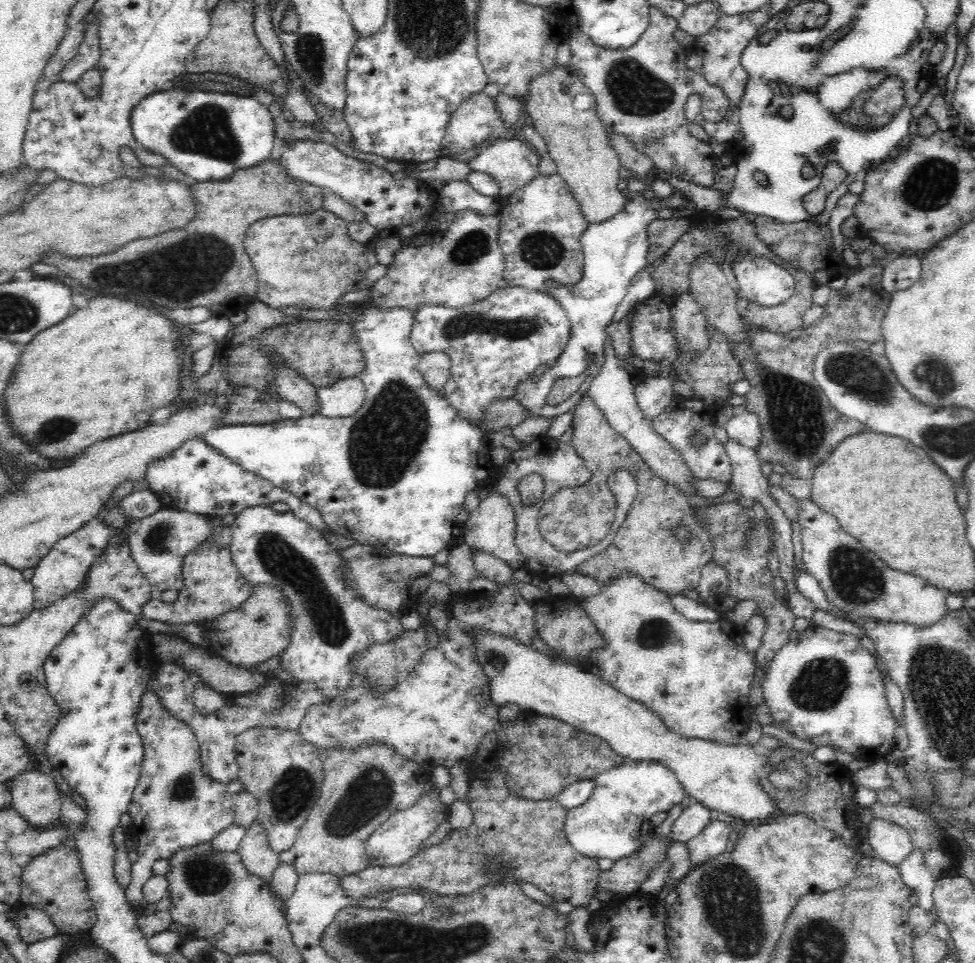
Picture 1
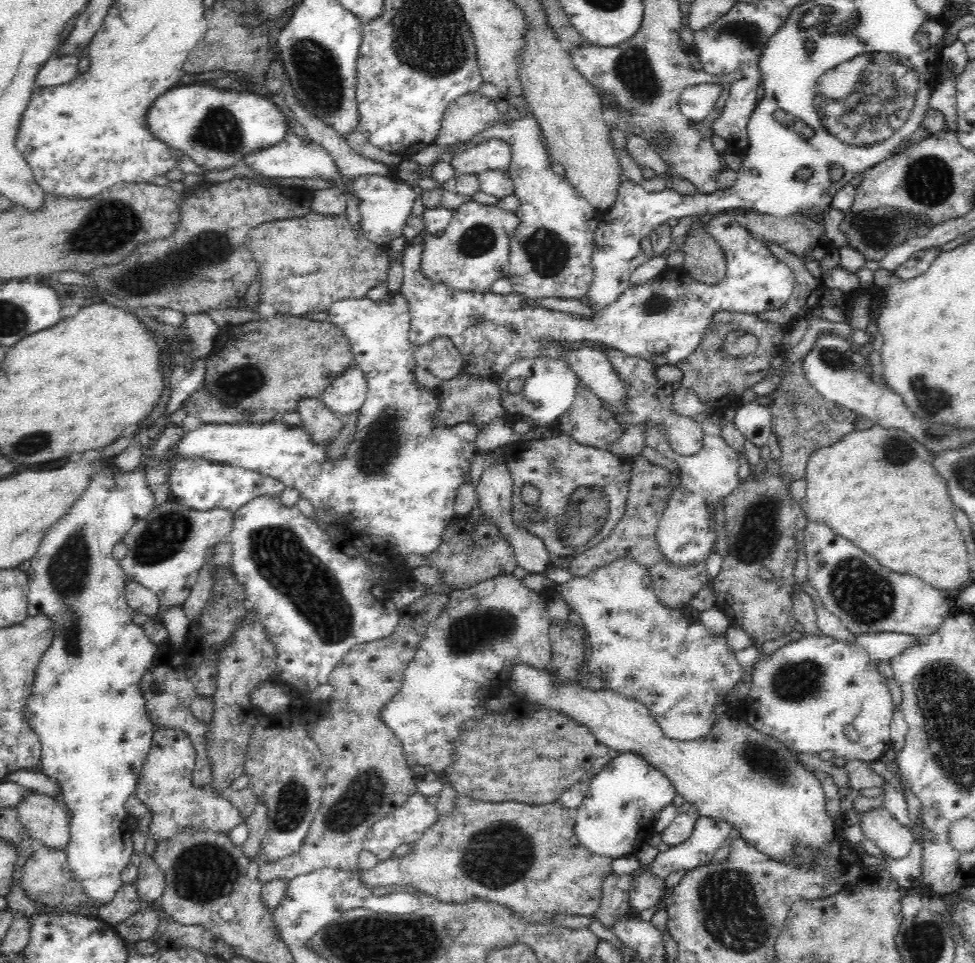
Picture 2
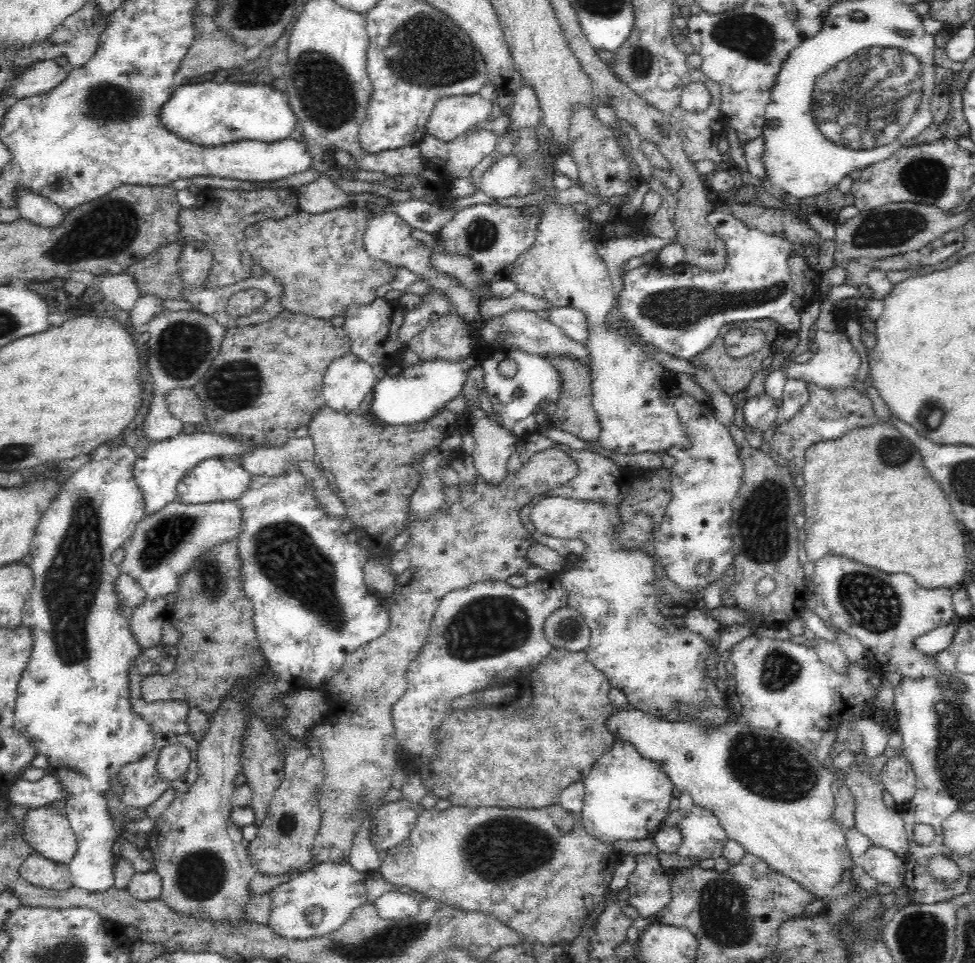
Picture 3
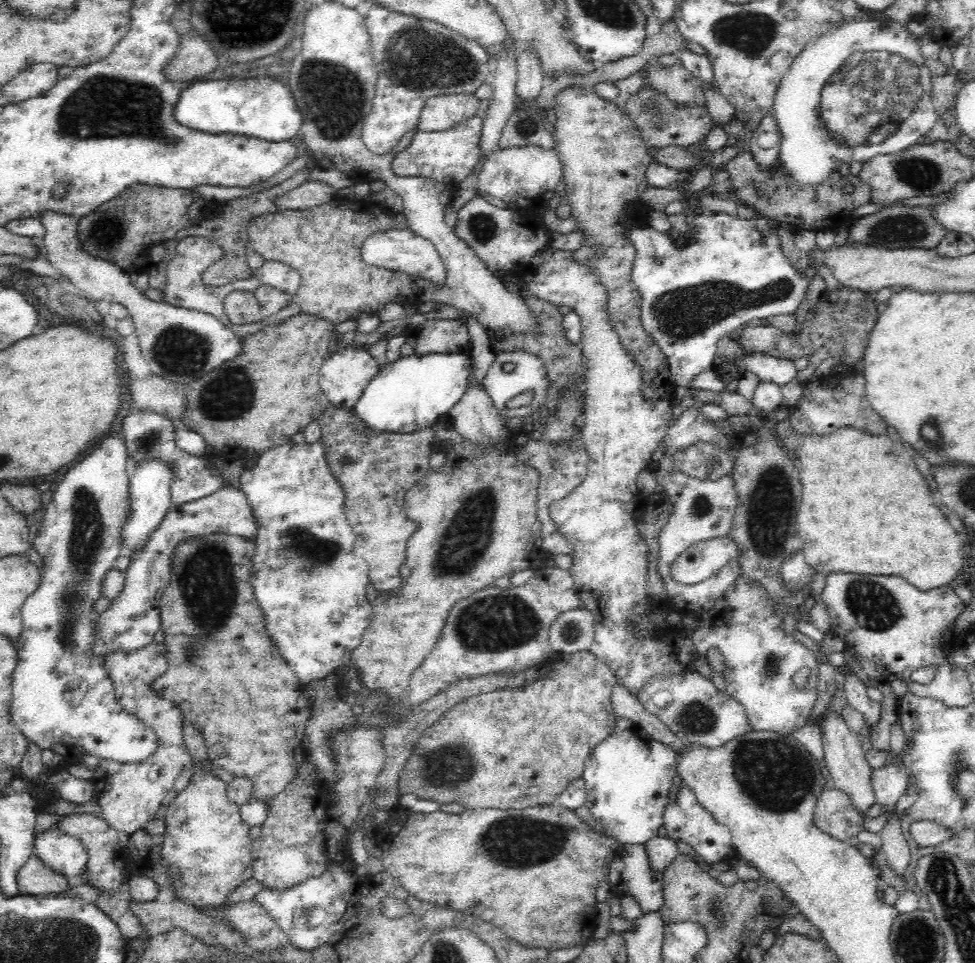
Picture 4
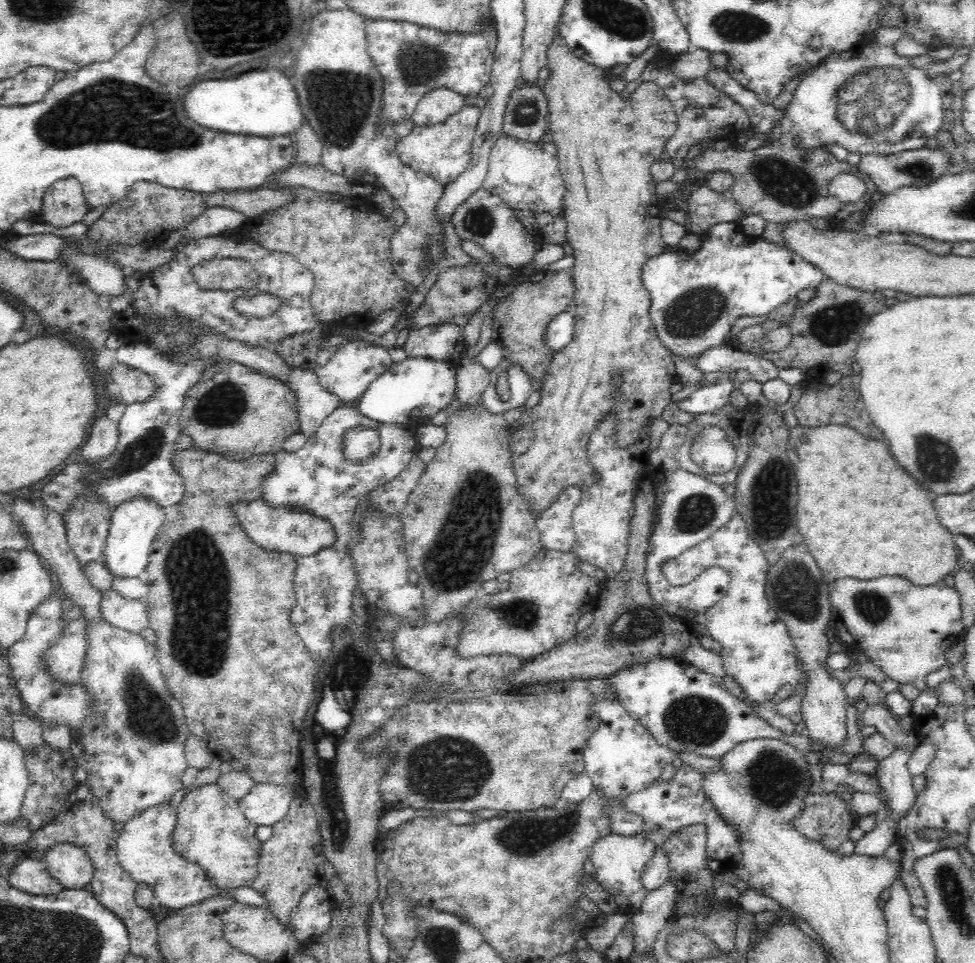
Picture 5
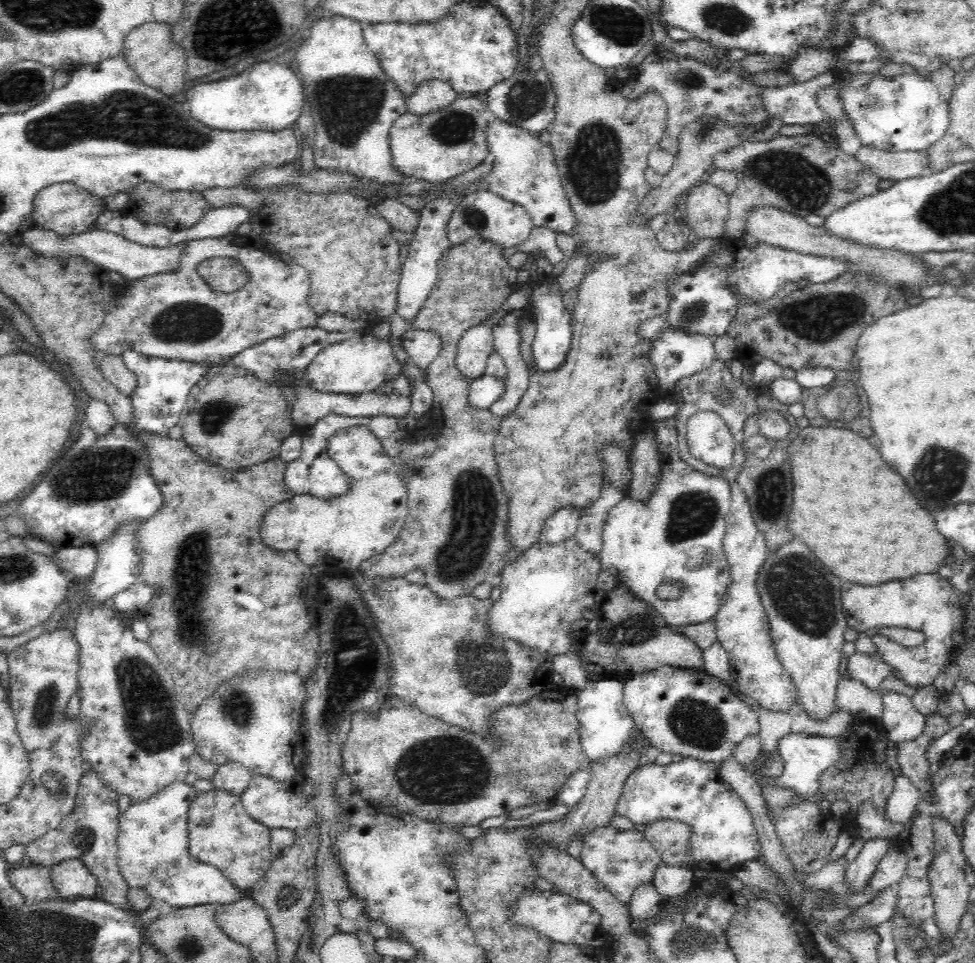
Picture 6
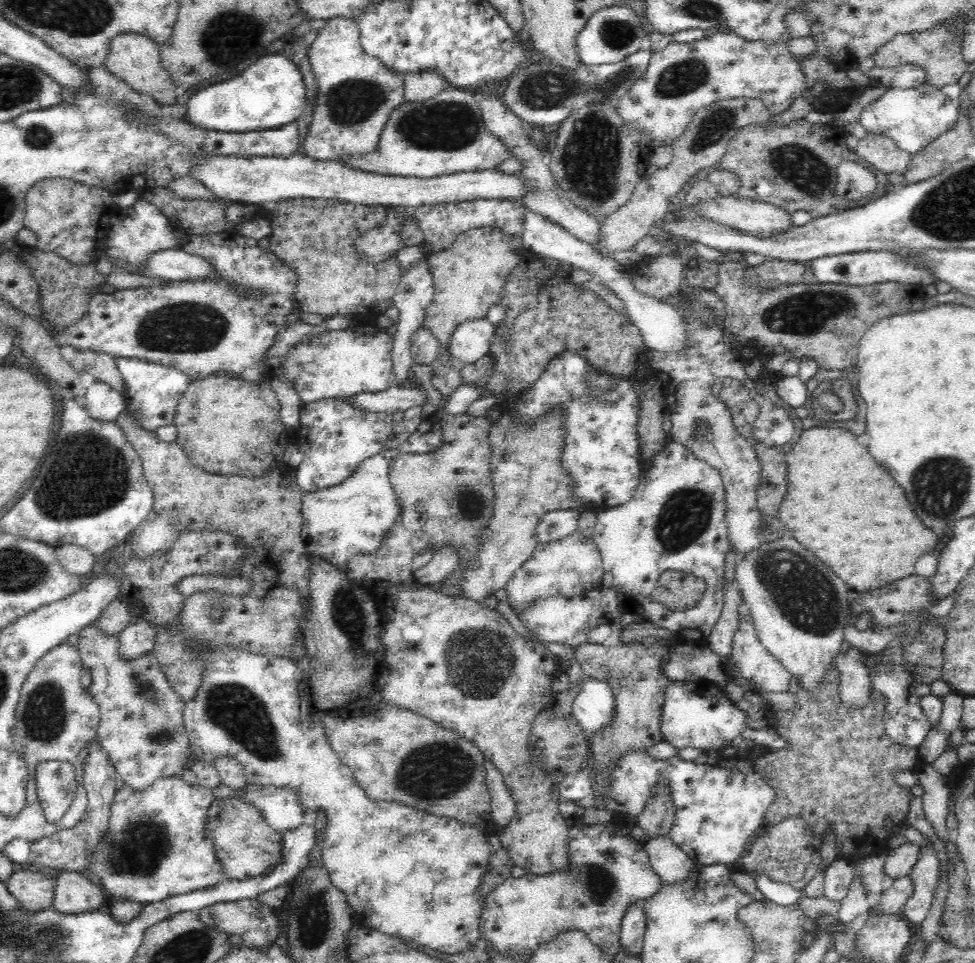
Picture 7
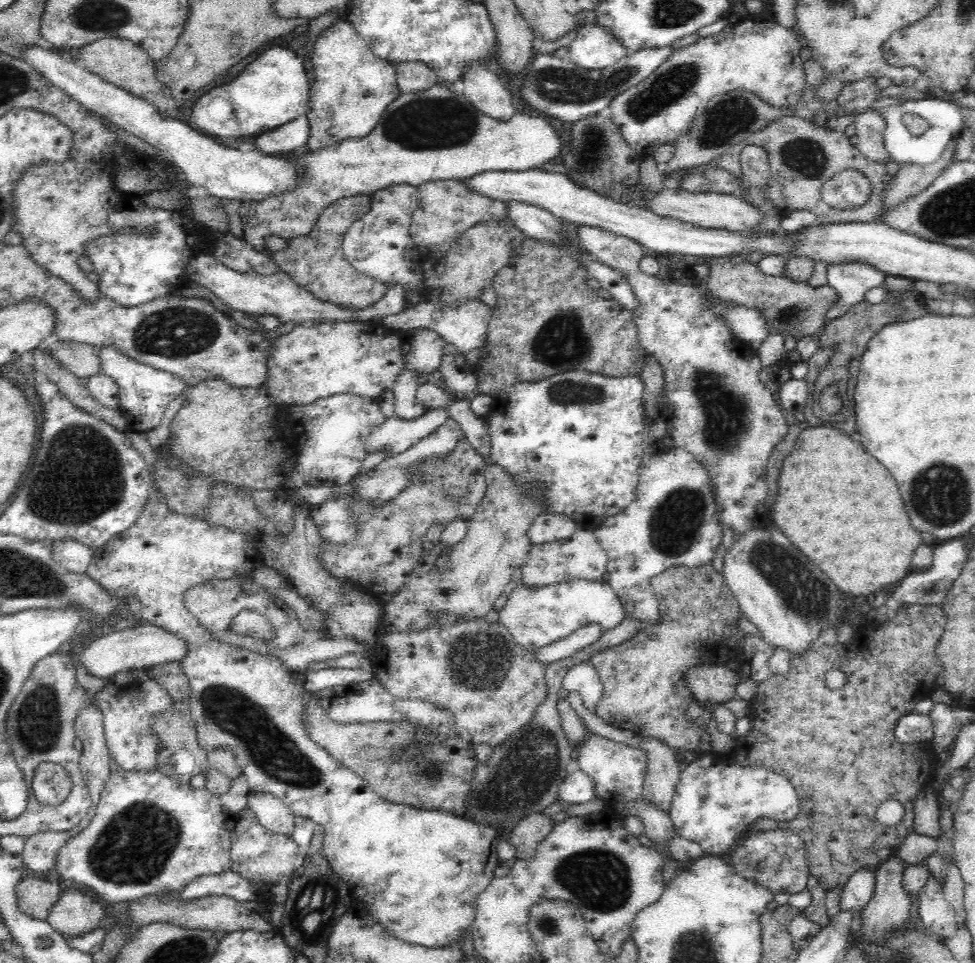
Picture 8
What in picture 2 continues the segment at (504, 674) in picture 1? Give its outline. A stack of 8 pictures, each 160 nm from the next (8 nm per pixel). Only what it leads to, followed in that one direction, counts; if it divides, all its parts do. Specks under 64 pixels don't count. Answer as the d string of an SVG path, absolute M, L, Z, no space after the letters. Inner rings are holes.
M519 663L510 669L509 679L510 691L512 691L514 695L525 695L518 696L518 698L522 698L522 700L530 702L530 704L534 702L536 705L546 707L546 709L552 709L552 711L557 712L557 714L563 714L569 719L575 720L575 722L580 724L580 726L588 727L596 740L606 745L610 750L612 750L612 752L616 752L617 754L630 752L635 755L640 755L654 768L661 770L661 772L665 774L665 777L672 781L672 784L676 787L678 794L684 797L684 801L688 801L691 805L697 808L699 817L713 817L727 822L730 828L736 828L736 830L740 831L741 838L748 842L749 845L754 845L756 850L759 850L762 854L767 854L767 856L773 858L773 860L779 862L790 862L790 860L796 859L796 861L799 861L798 850L800 846L807 846L809 850L815 850L815 852L818 852L818 848L820 848L820 846L824 846L828 840L832 840L832 838L839 838L839 830L841 827L836 822L832 822L832 819L830 819L830 816L826 813L824 792L821 788L820 781L814 774L812 774L812 770L806 769L805 765L801 764L794 758L795 751L791 748L785 747L782 743L776 741L776 739L771 738L771 736L765 736L760 731L751 728L743 717L737 719L730 718L730 716L728 716L729 711L726 704L716 704L716 706L718 706L718 722L714 724L712 730L709 730L707 735L704 735L704 738L682 742L678 739L672 740L667 738L667 736L663 734L663 730L659 727L659 724L656 723L656 720L650 715L647 706L644 706L637 701L622 697L622 695L612 691L611 689L602 688L592 691L585 686L580 686L580 683L578 682L565 683L562 685L562 681L554 679L554 677L550 675L550 670L547 670L547 668L534 669L534 667L528 667L528 665L524 665L524 663Z

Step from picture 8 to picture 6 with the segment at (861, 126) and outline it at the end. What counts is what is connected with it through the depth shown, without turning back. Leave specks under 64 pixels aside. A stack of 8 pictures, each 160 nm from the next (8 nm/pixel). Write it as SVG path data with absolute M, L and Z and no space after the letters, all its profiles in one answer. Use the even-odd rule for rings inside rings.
M864 145L855 155L856 161L871 168L872 175L894 183L926 173L929 161L926 156L922 151L883 151Z

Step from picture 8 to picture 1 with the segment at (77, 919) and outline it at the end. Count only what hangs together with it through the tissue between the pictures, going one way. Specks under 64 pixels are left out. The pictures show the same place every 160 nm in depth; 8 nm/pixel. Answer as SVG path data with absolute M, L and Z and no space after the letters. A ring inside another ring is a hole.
M26 770L9 781L10 803L35 828L48 828L58 822L60 793L54 779L42 771Z

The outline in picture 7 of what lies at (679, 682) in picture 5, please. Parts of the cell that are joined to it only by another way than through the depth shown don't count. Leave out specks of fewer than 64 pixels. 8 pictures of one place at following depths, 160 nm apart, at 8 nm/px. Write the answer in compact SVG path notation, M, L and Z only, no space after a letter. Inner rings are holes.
M672 681L664 688L661 712L662 741L679 748L696 748L705 754L721 755L726 747L734 746L748 728L748 715L737 707L714 682Z

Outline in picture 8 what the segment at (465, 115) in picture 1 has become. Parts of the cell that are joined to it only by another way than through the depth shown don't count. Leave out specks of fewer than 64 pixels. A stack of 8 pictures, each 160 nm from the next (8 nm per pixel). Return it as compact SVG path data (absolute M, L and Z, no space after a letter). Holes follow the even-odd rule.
M397 62L394 68L401 93L418 93L438 84L436 72L423 62Z

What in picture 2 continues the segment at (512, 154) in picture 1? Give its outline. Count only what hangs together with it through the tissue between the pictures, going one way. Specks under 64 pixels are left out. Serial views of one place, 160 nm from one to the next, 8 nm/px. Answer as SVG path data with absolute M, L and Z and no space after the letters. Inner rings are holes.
M486 139L450 160L457 175L478 175L490 170L502 170L508 173L511 158L511 148L506 141Z

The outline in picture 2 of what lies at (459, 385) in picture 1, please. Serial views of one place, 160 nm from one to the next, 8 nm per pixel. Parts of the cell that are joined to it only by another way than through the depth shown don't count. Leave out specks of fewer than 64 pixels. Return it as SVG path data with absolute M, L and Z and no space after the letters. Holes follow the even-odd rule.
M436 208L424 212L424 231L411 240L411 247L406 250L403 257L403 282L400 287L400 294L408 301L411 327L409 330L409 341L414 345L423 345L436 337L448 337L452 345L456 346L460 357L462 357L462 370L460 375L466 375L468 379L472 377L478 379L492 379L496 381L503 372L516 359L542 359L544 357L544 342L580 342L580 340L590 340L590 342L604 342L605 346L610 346L627 355L636 358L646 359L649 363L660 365L675 365L680 360L684 360L699 345L700 338L706 332L706 326L711 322L712 316L718 311L730 311L743 314L764 314L765 311L776 311L784 307L786 301L791 297L796 284L796 277L793 272L780 259L773 256L768 242L755 239L749 230L743 228L738 222L726 213L721 213L708 222L704 227L709 233L715 234L718 244L723 250L724 260L726 260L726 274L718 285L706 285L692 279L682 268L680 271L665 269L658 278L652 279L646 284L634 287L629 285L612 306L606 310L597 312L592 320L582 320L578 316L573 316L566 312L554 312L540 306L535 299L523 297L515 291L507 295L496 294L495 292L477 293L472 291L456 291L448 289L444 283L435 283L424 277L420 273L420 254L423 252L423 236L433 235L442 232L449 224L453 216L452 210Z

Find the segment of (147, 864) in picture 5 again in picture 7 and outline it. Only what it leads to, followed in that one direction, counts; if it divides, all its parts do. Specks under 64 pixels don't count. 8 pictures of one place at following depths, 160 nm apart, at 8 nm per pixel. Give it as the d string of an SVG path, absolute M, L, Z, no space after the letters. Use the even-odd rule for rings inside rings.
M180 776L158 779L144 791L133 791L126 785L121 789L111 804L107 831L100 844L92 850L92 862L88 866L90 872L100 878L108 894L146 905L172 895L209 889L225 880L222 863L216 859L212 841L204 837L208 806L215 800L211 789L197 783L189 785Z

